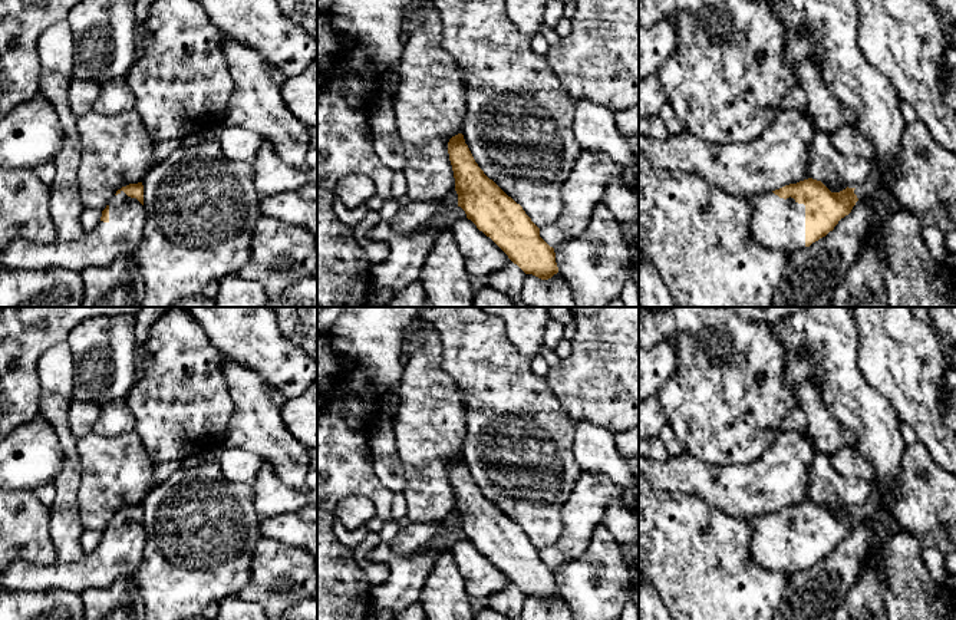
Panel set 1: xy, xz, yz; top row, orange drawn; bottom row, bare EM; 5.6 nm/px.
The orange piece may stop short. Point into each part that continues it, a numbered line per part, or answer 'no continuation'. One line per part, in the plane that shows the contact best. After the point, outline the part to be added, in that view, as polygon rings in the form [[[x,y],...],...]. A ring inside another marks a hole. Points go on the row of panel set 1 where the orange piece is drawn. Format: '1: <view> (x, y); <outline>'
1: yz (775, 223); [[[772,191],[751,194],[751,222],[749,238],[767,248],[781,250],[792,254],[805,248],[805,205],[798,204],[794,198],[779,198]]]

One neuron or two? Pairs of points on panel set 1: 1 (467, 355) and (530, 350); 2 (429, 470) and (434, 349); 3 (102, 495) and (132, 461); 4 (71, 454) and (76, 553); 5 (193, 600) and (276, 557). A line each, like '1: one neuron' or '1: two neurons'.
1: two neurons
2: one neuron
3: one neuron
4: one neuron
5: two neurons

